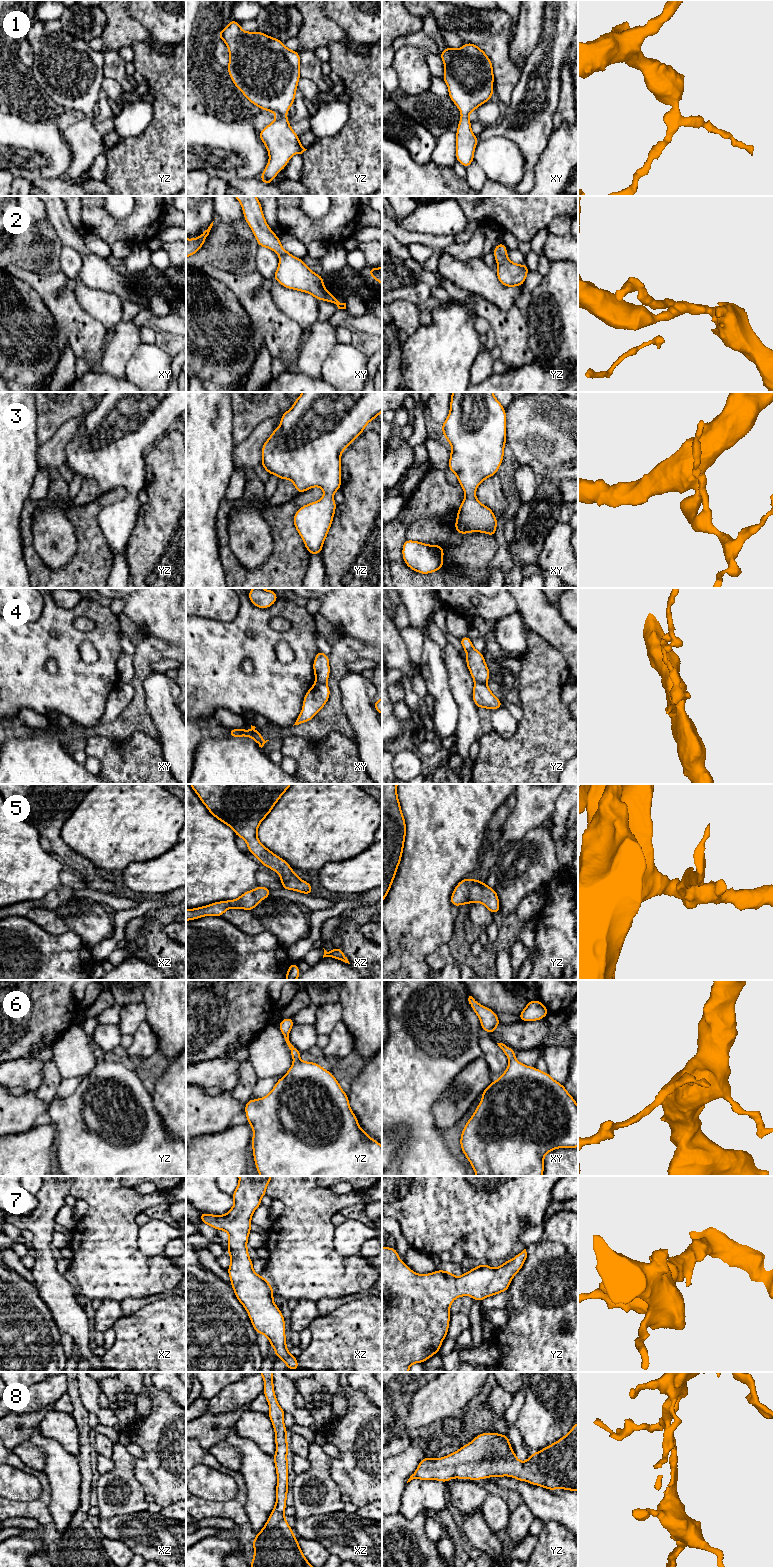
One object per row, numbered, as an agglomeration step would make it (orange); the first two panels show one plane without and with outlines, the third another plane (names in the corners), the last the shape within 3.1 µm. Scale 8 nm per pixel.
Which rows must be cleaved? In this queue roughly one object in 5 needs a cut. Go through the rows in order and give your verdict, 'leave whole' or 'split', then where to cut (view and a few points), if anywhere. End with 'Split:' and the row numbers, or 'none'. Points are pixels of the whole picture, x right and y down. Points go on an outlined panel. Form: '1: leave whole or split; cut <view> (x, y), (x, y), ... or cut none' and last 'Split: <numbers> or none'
1: leave whole; cut none
2: leave whole; cut none
3: leave whole; cut none
4: split; cut yz (474, 681), (485, 684)
5: leave whole; cut none
6: leave whole; cut none
7: leave whole; cut none
8: leave whole; cut none
Split: 4

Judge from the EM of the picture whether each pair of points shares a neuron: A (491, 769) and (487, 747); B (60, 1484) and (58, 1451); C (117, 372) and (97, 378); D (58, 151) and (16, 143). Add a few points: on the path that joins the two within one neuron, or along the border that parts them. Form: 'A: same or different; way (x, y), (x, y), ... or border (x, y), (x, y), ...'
A: same; way (492, 764), (492, 752)
B: same; way (59, 1476), (58, 1459)
C: different; border (99, 370), (115, 377), (124, 378)
D: same; way (48, 151), (26, 146)

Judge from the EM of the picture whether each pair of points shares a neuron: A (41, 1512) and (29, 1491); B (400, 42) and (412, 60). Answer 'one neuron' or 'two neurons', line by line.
A: two neurons
B: two neurons

